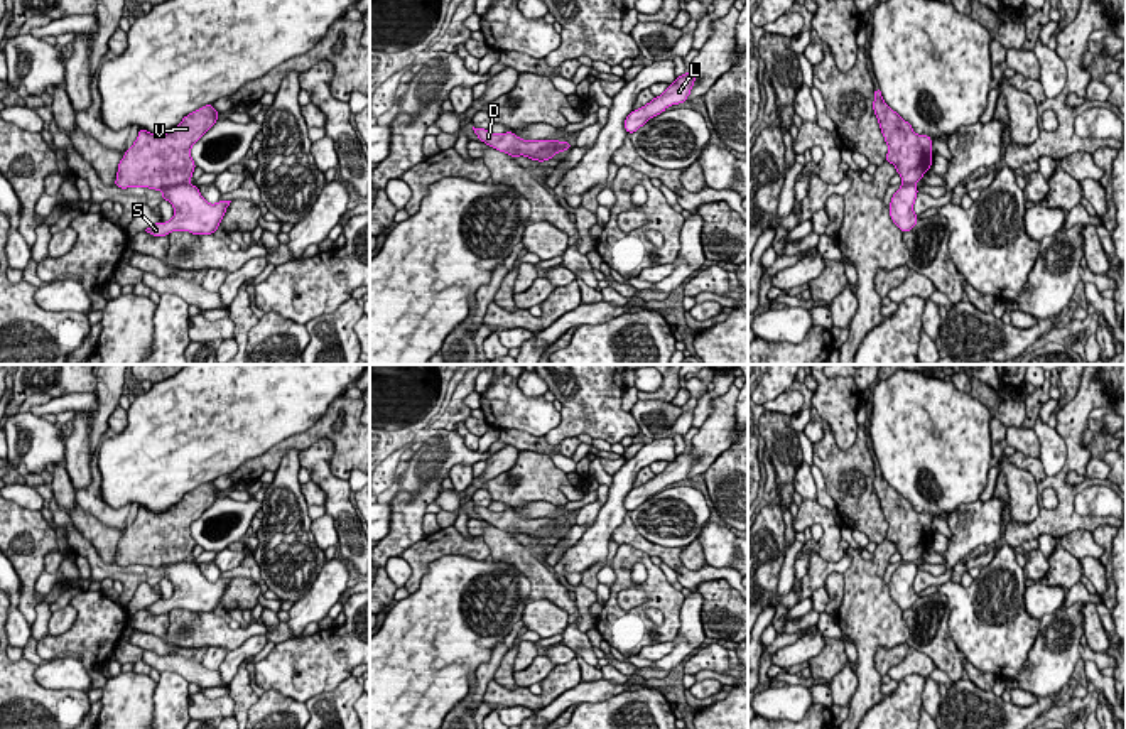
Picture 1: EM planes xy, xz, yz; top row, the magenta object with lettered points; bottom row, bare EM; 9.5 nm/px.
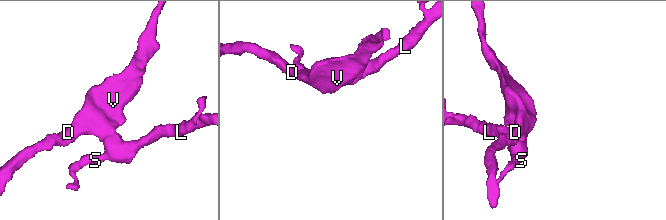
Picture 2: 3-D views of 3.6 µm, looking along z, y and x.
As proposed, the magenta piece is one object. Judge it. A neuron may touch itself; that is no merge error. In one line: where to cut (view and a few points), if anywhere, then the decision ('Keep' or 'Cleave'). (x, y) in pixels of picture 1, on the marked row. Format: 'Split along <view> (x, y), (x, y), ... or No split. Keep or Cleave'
Split along xy (186, 181), (162, 189). Cleave

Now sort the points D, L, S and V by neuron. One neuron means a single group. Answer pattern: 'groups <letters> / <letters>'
groups D V / L S

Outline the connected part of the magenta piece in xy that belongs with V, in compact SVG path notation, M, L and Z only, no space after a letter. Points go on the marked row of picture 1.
M213 105L201 106L164 135L140 128L118 164L115 187L165 189L192 179L191 147L218 122Z

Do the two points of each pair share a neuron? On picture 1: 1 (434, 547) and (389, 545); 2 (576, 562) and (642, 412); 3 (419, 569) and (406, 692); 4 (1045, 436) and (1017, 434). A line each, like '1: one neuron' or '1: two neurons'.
1: two neurons
2: two neurons
3: two neurons
4: two neurons

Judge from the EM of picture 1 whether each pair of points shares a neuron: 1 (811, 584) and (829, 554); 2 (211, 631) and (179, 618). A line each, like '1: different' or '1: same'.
1: different
2: same

